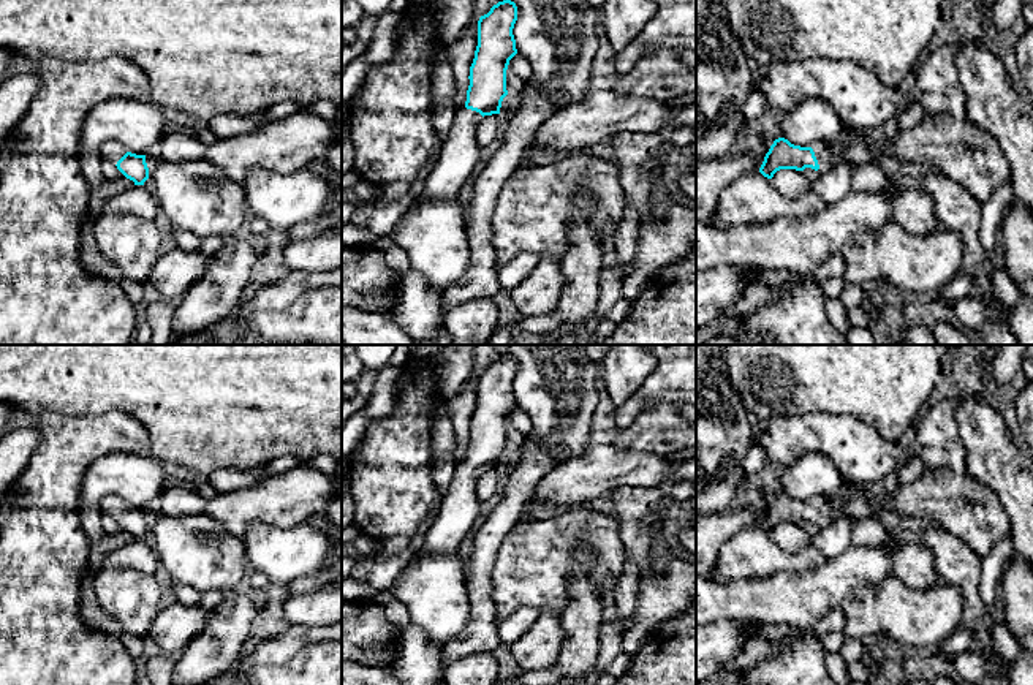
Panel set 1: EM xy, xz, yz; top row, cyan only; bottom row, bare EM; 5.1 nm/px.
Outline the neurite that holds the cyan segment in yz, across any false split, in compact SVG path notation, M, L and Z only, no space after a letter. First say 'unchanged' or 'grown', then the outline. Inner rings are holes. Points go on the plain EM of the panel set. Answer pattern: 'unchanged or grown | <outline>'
grown | M846 483L835 497L815 498L813 501L794 500L788 494L778 492L766 508L759 527L767 533L772 533L780 524L804 525L812 522L826 527L840 516L851 520L872 519L878 508L880 501Z

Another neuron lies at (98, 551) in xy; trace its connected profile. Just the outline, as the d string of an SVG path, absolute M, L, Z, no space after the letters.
M122 530L120 533L112 533L112 535L108 533L104 539L92 543L89 555L89 571L98 571L104 558L111 552L117 551L122 546L130 544L133 539L134 539L133 535Z

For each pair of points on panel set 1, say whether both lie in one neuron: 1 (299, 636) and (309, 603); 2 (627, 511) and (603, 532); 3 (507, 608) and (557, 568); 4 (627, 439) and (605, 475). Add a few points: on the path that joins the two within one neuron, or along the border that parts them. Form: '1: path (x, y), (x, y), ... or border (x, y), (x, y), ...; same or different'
1: border (290, 624), (325, 627); different
2: border (614, 516), (625, 556); different
3: path (519, 595), (544, 570); same
4: border (612, 445), (622, 450), (657, 453); different

